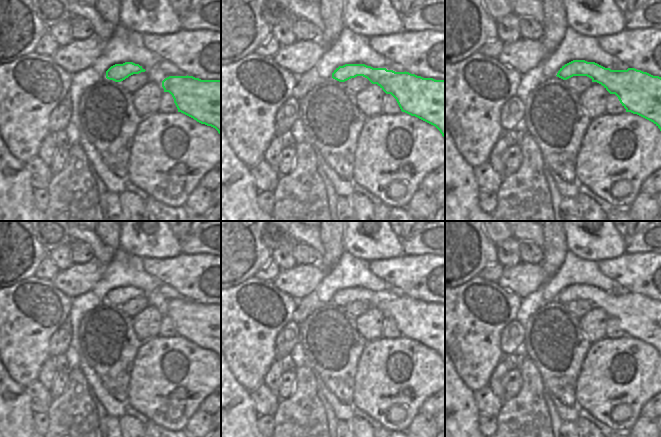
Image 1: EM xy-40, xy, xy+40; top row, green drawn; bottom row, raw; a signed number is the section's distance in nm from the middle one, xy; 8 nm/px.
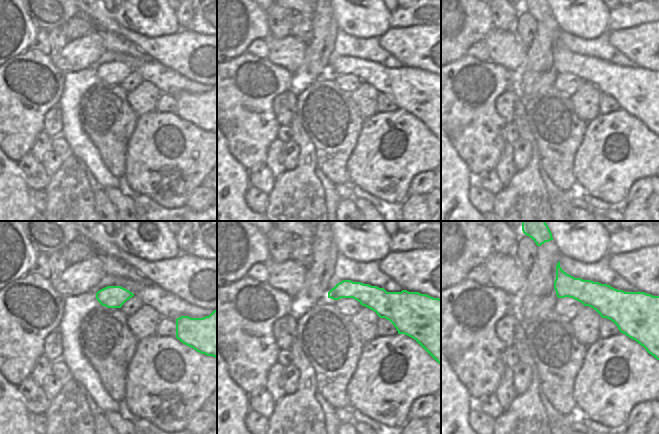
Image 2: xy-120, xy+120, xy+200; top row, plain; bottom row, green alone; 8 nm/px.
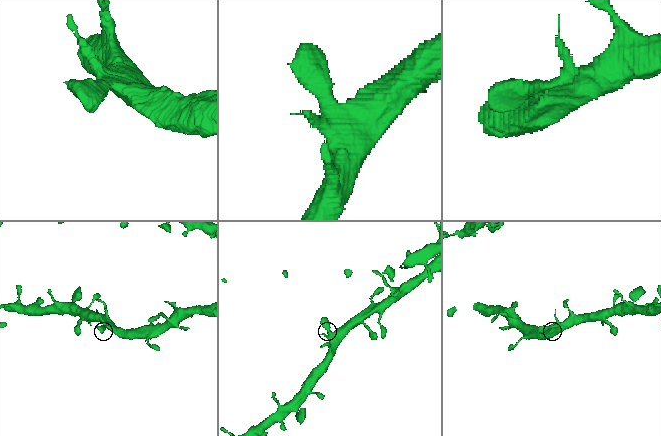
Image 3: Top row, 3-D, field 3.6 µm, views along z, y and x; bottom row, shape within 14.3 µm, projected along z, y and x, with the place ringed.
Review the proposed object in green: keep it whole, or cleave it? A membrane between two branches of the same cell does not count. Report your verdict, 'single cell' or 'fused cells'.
single cell

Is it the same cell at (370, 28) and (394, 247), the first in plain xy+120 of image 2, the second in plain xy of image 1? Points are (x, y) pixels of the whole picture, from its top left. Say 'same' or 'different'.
same

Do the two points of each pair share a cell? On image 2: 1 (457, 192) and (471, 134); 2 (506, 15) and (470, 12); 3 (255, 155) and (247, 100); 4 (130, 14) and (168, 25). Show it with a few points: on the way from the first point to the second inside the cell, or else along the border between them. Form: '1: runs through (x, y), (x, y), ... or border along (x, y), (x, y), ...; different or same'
1: border along (451, 142), (459, 157), (473, 174); different
2: border along (489, 10), (494, 27); different
3: runs through (249, 141), (247, 114); same
4: runs through (139, 14), (144, 18), (159, 19); same

